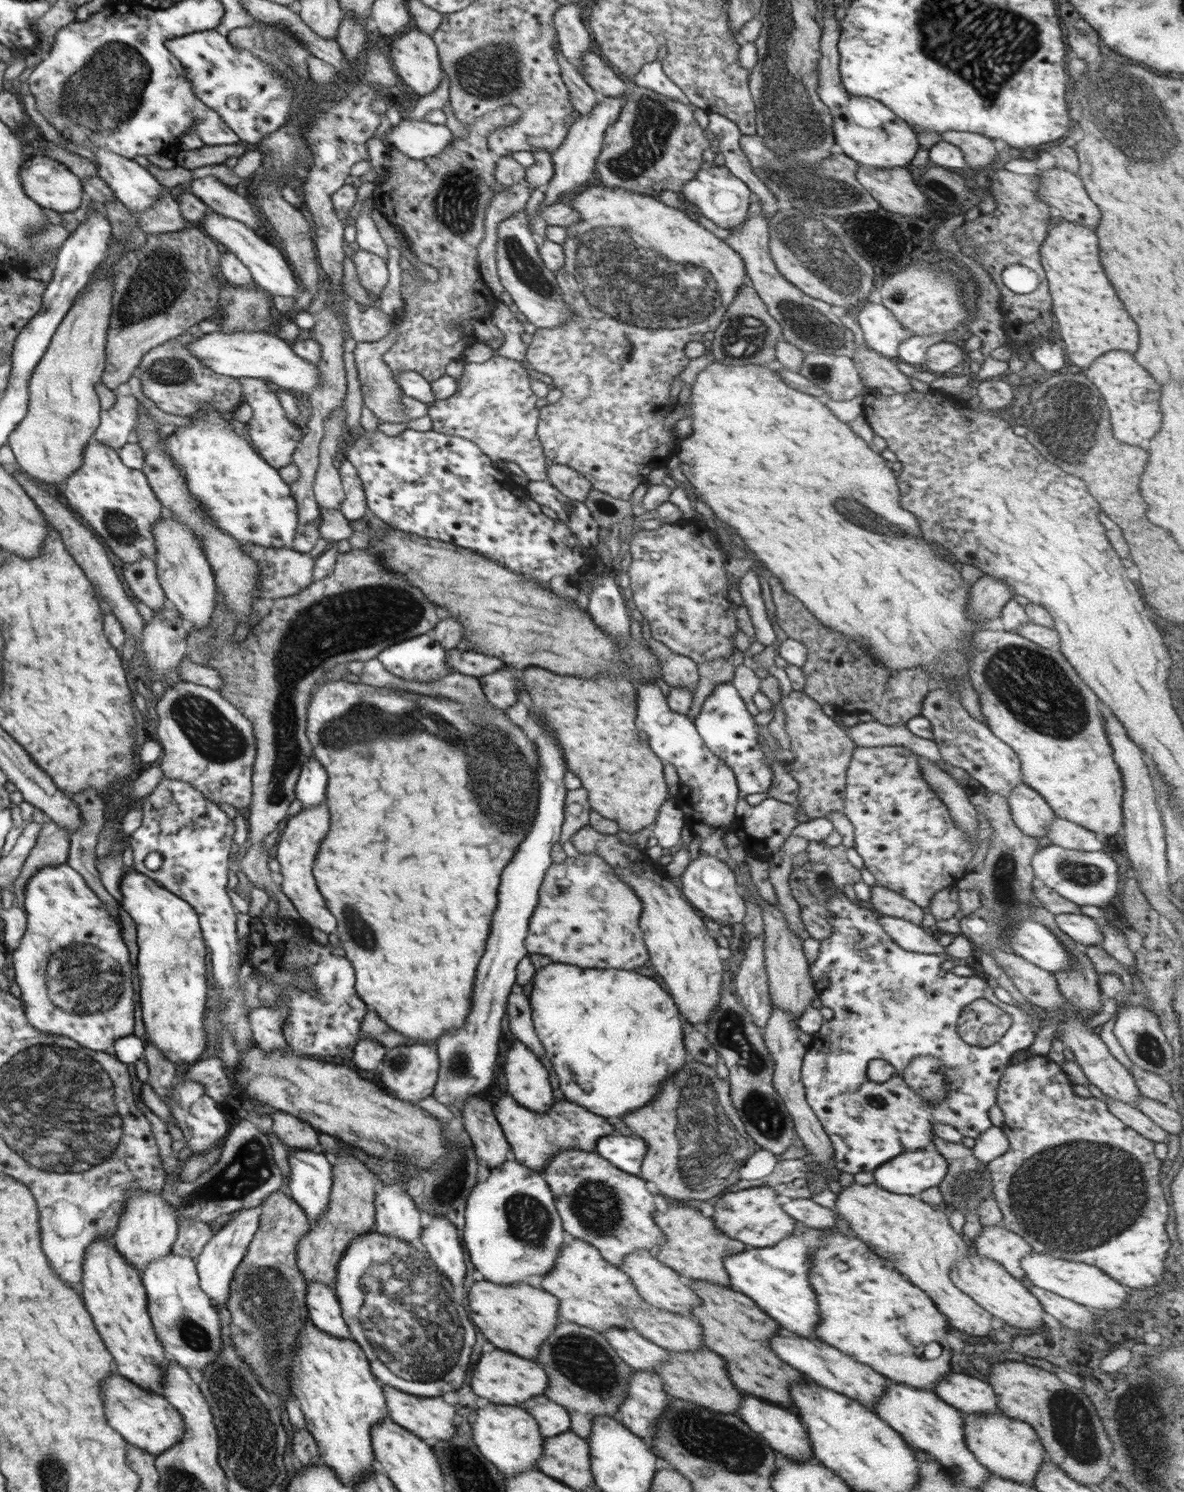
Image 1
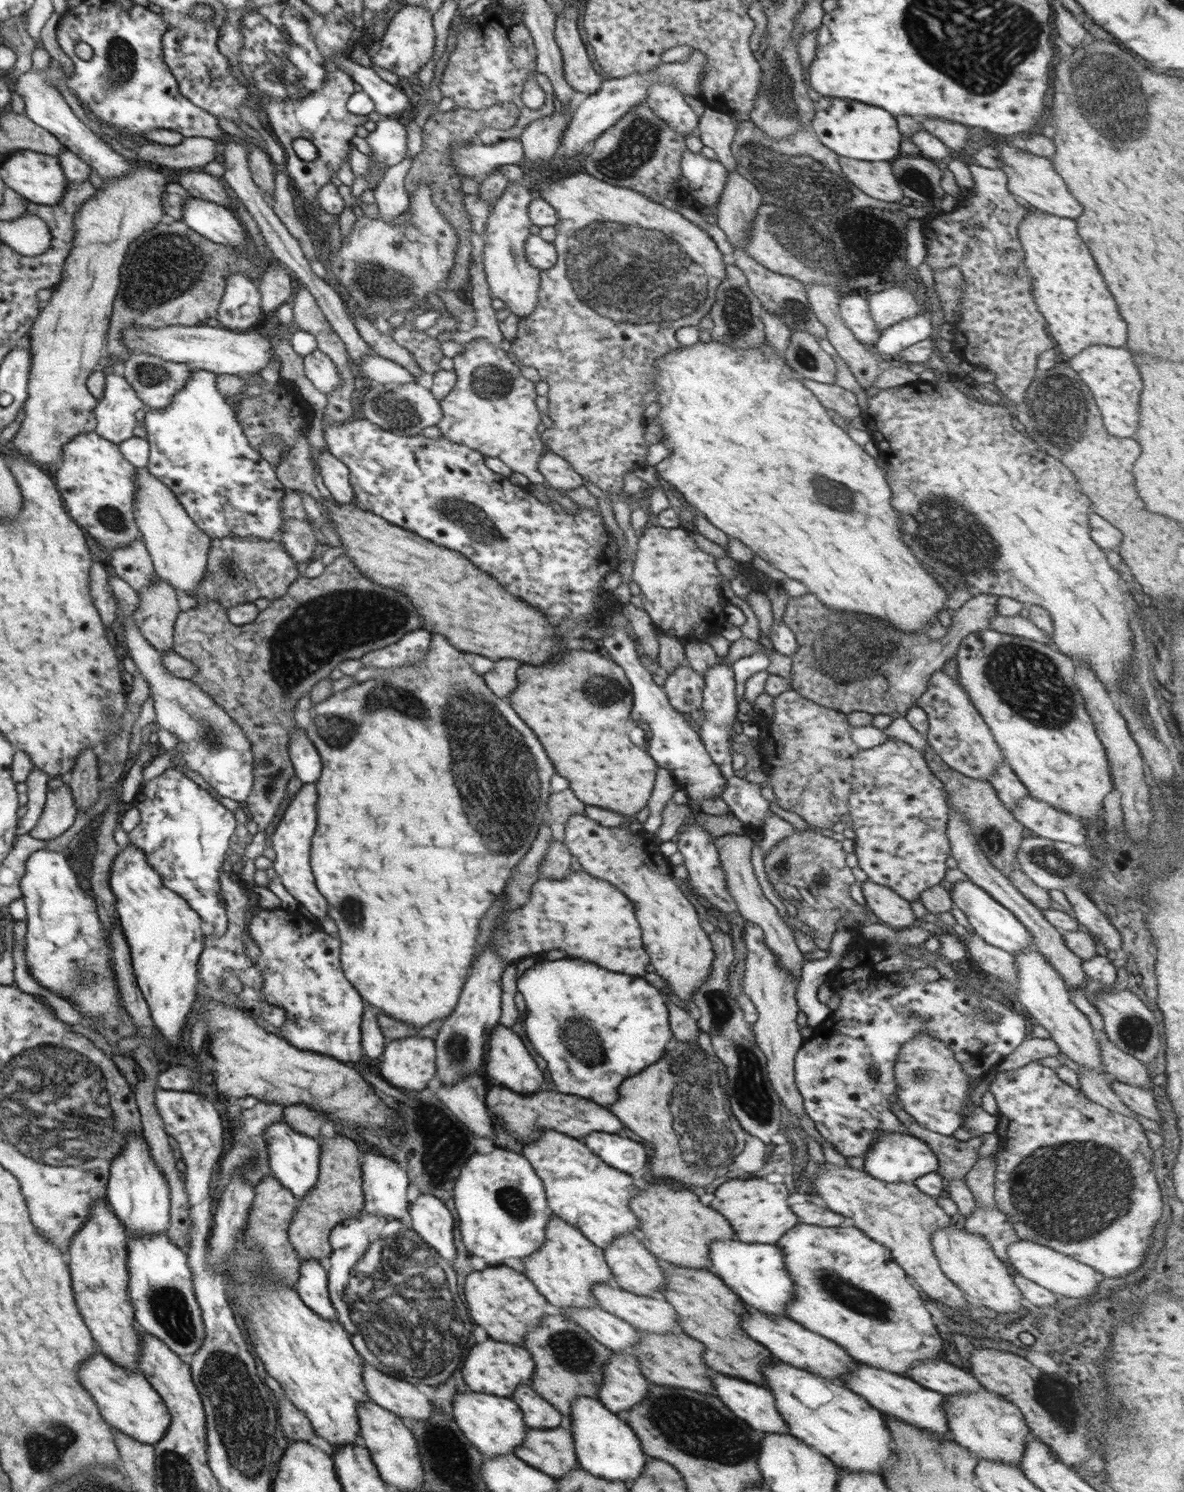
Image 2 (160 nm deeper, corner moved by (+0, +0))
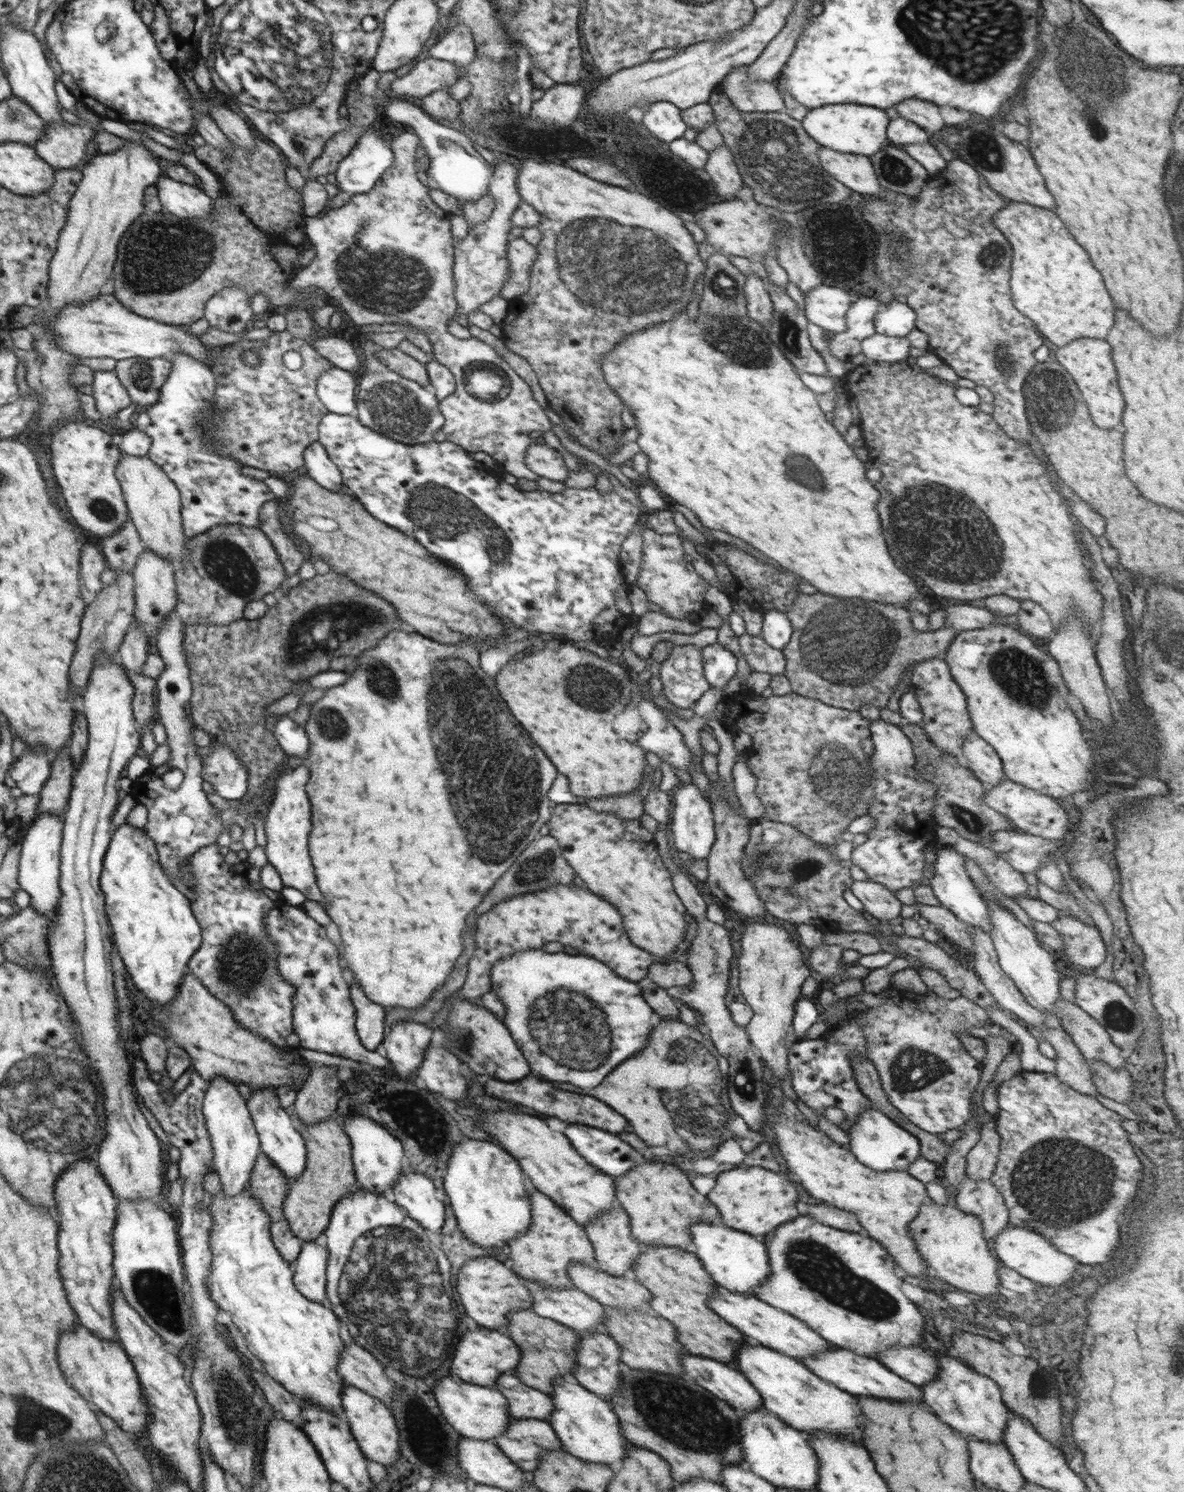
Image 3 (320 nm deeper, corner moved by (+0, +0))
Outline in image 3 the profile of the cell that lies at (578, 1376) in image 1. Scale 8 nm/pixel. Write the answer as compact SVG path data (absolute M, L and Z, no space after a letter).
M531 1309L508 1313L505 1317L507 1318L506 1334L522 1353L518 1366L512 1374L526 1386L535 1388L548 1396L553 1393L553 1384L558 1379L578 1383L574 1380L573 1370L576 1366L576 1355L580 1350L580 1336L574 1329L544 1316L538 1316Z

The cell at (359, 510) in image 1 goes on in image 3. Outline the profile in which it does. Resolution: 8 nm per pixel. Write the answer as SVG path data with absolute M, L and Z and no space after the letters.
M320 441L311 442L303 454L303 470L320 486L328 490L341 491L343 480L340 469L330 460L326 449Z

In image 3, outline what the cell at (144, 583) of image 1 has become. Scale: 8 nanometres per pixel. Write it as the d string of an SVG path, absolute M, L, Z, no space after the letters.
M129 514L125 522L122 530L102 540L102 554L108 566L116 571L132 571L138 557L146 550Z

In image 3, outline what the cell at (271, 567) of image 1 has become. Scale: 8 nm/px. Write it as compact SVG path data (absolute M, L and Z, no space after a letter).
M234 524L210 528L210 531L193 535L185 547L189 550L189 561L181 567L176 567L173 574L177 592L174 612L185 624L228 626L243 618L245 606L249 602L262 601L266 594L279 590L287 578L271 540L259 528L244 528Z

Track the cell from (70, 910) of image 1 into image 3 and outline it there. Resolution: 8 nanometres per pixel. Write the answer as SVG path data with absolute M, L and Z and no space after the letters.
M40 813L31 827L21 835L21 853L19 858L18 882L20 888L30 895L30 902L39 915L47 918L47 927L51 931L51 924L56 920L57 907L61 890L59 887L60 853L63 833L63 819L58 815Z

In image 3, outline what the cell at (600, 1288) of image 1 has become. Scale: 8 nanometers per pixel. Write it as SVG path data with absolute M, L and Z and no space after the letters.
M532 1192L529 1196L532 1205L532 1224L520 1236L510 1240L510 1258L514 1261L513 1271L522 1281L536 1282L542 1288L574 1288L570 1281L570 1263L596 1268L594 1247L586 1235L585 1227L577 1224L565 1214L554 1201L543 1192Z

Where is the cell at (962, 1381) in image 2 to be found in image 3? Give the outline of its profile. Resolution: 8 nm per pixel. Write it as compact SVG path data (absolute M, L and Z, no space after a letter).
M921 1347L888 1348L876 1358L894 1374L921 1387L937 1377L937 1362L933 1353Z

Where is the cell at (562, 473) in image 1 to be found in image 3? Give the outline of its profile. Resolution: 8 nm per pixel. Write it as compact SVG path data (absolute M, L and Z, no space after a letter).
M542 440L532 443L526 452L526 466L538 476L560 482L568 478L569 470L562 455Z

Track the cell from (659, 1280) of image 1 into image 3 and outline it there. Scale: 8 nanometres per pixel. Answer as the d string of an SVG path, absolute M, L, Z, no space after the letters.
M615 1201L614 1208L610 1209L610 1212L598 1216L598 1220L590 1222L588 1226L585 1226L585 1230L592 1247L594 1247L594 1253L596 1253L597 1268L610 1274L610 1276L633 1277L633 1262L638 1255L642 1254L643 1246L634 1240L628 1214L617 1201Z

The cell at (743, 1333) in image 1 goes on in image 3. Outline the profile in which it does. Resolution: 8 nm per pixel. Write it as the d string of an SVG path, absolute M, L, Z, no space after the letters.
M643 1246L642 1254L633 1262L633 1278L651 1292L649 1305L658 1316L669 1320L678 1335L678 1341L690 1355L708 1357L735 1368L735 1356L742 1346L752 1341L720 1318L709 1307L716 1282L702 1267L700 1259L680 1248L666 1246Z

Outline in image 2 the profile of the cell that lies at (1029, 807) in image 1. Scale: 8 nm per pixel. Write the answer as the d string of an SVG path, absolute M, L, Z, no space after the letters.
M1002 764L988 781L994 786L998 799L1009 809L1014 808L1024 798L1031 796L1026 786L1020 782L1020 779L1007 764Z

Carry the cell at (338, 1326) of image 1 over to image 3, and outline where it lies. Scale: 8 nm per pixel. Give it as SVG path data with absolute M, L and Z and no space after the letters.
M305 1242L293 1266L295 1287L311 1301L331 1308L327 1297L327 1260L329 1251L316 1242Z

